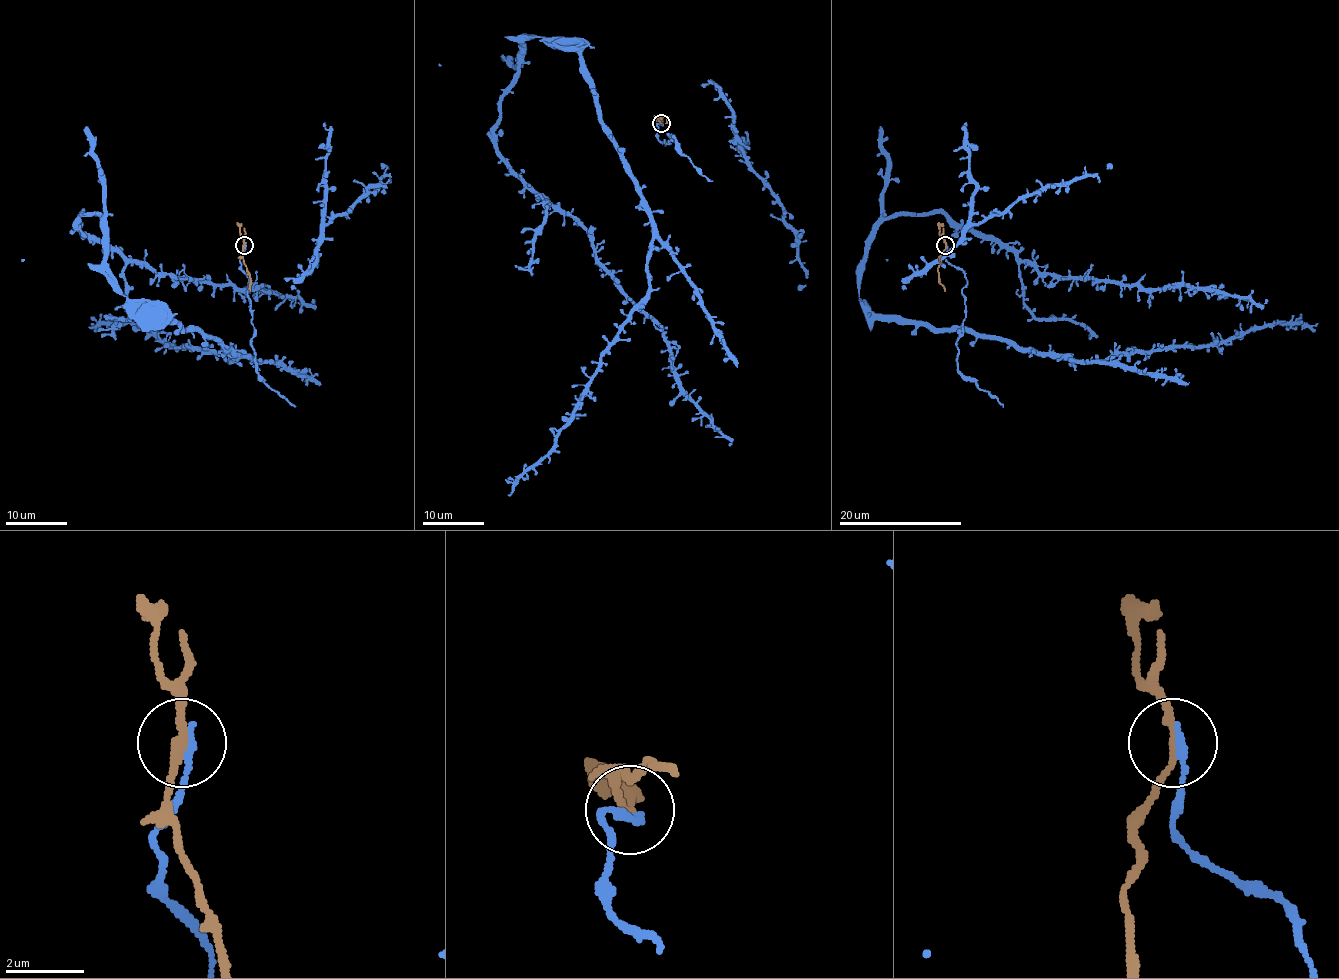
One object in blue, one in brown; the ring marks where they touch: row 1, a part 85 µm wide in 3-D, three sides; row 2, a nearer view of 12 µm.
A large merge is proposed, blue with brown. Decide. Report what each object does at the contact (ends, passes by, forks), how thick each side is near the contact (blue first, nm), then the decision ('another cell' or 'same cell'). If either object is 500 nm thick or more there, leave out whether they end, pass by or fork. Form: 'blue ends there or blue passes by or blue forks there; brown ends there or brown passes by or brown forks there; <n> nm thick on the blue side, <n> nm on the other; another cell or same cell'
blue ends there; brown passes by; 220 nm thick on the blue side, 190 nm on the other; another cell

